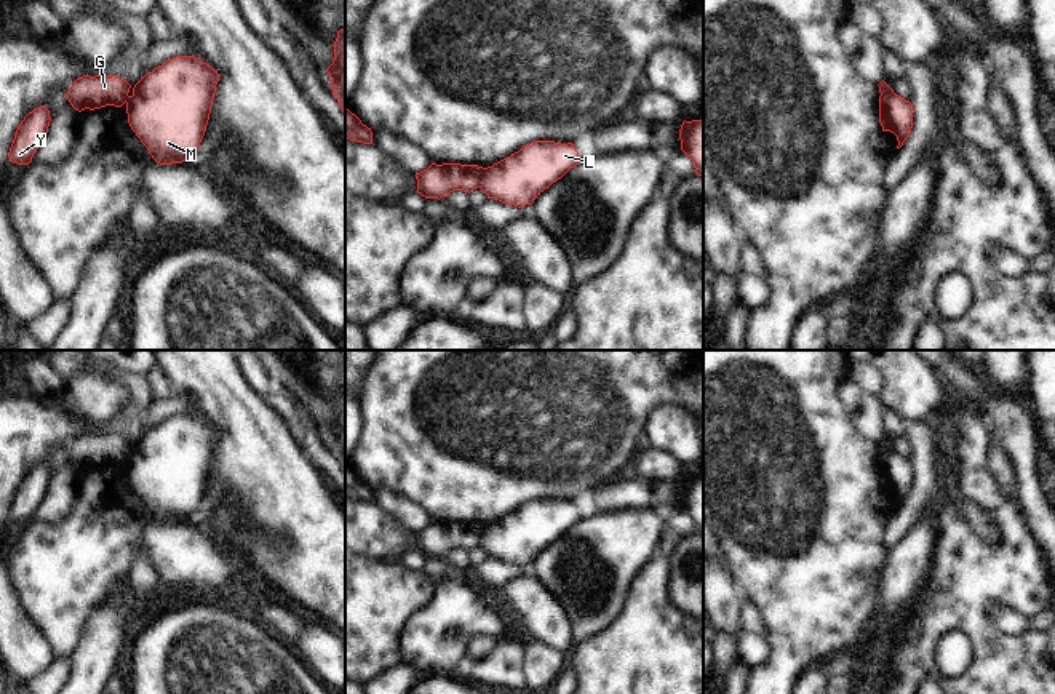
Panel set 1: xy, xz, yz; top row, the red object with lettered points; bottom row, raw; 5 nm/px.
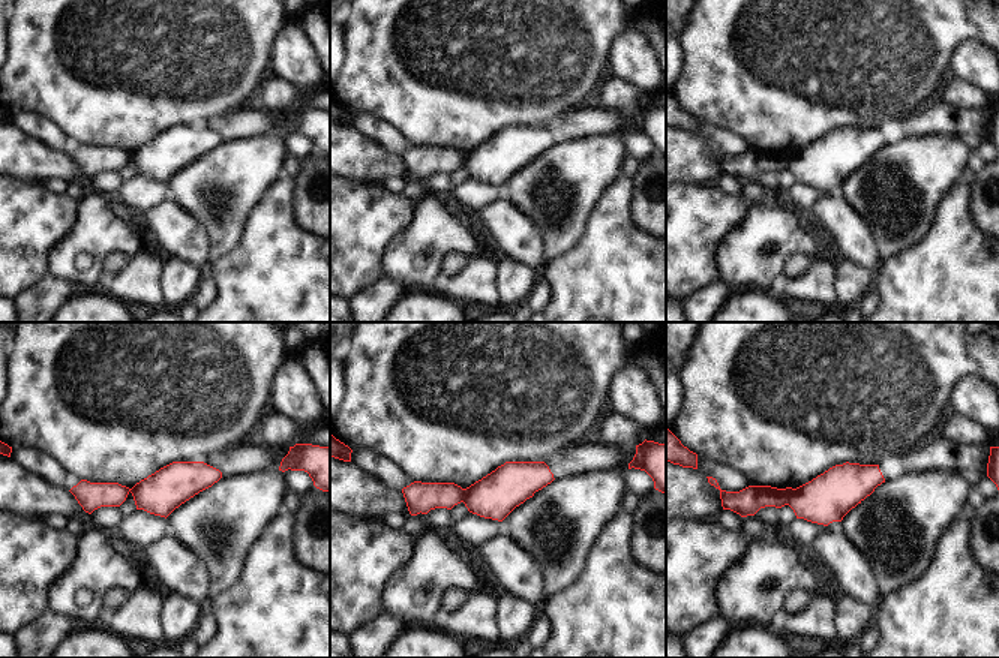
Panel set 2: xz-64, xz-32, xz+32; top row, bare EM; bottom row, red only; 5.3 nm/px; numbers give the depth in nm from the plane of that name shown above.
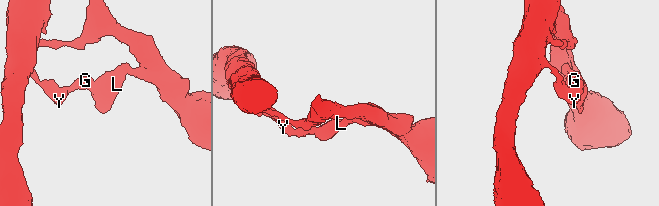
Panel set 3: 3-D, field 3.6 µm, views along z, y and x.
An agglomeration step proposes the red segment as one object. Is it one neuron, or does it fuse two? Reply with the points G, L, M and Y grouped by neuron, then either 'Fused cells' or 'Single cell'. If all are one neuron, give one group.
Groups: G Y / L M. Fused cells.

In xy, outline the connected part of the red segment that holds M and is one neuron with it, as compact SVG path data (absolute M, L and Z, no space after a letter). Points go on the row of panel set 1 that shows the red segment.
M176 56L134 85L128 123L157 163L193 162L217 82L217 70L200 58Z

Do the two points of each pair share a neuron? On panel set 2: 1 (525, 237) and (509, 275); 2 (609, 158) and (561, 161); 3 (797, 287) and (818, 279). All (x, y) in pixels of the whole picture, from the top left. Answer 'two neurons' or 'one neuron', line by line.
1: two neurons
2: one neuron
3: one neuron

